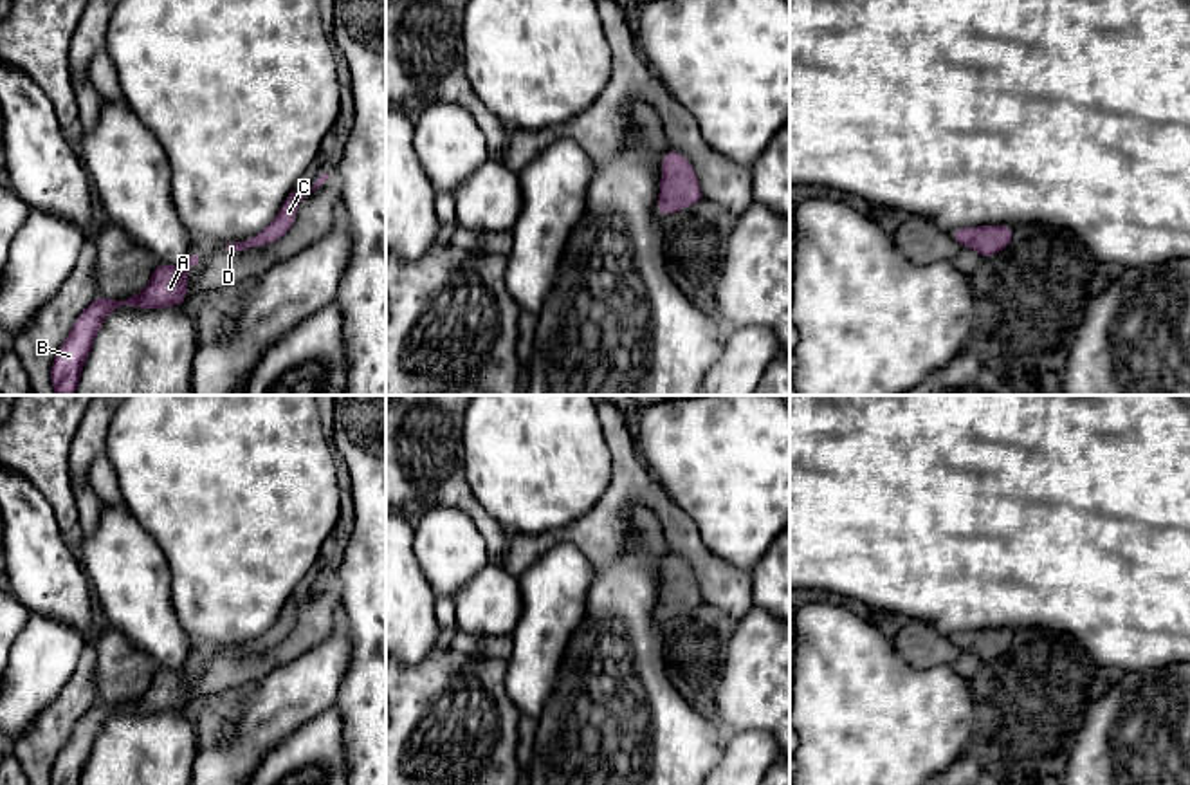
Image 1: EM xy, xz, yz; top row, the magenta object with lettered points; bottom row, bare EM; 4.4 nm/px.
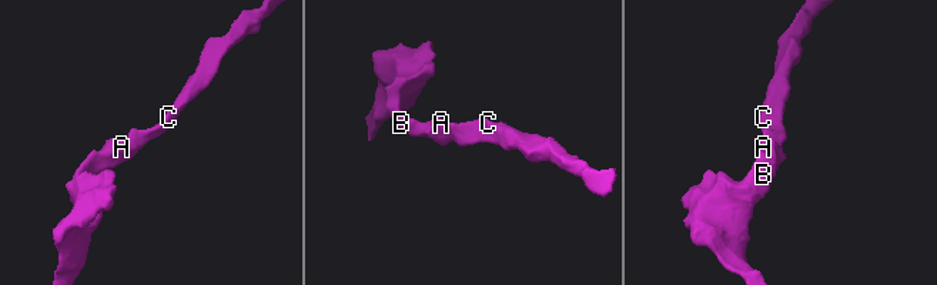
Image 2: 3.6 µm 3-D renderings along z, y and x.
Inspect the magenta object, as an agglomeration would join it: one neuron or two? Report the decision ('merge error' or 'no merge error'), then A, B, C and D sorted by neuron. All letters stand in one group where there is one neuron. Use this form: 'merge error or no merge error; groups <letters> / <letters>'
no merge error; groups A B C D

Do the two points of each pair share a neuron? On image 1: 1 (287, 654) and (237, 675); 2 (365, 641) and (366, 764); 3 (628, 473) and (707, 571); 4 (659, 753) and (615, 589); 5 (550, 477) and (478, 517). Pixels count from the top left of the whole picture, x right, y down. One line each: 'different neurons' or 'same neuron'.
1: same neuron
2: same neuron
3: same neuron
4: same neuron
5: different neurons

